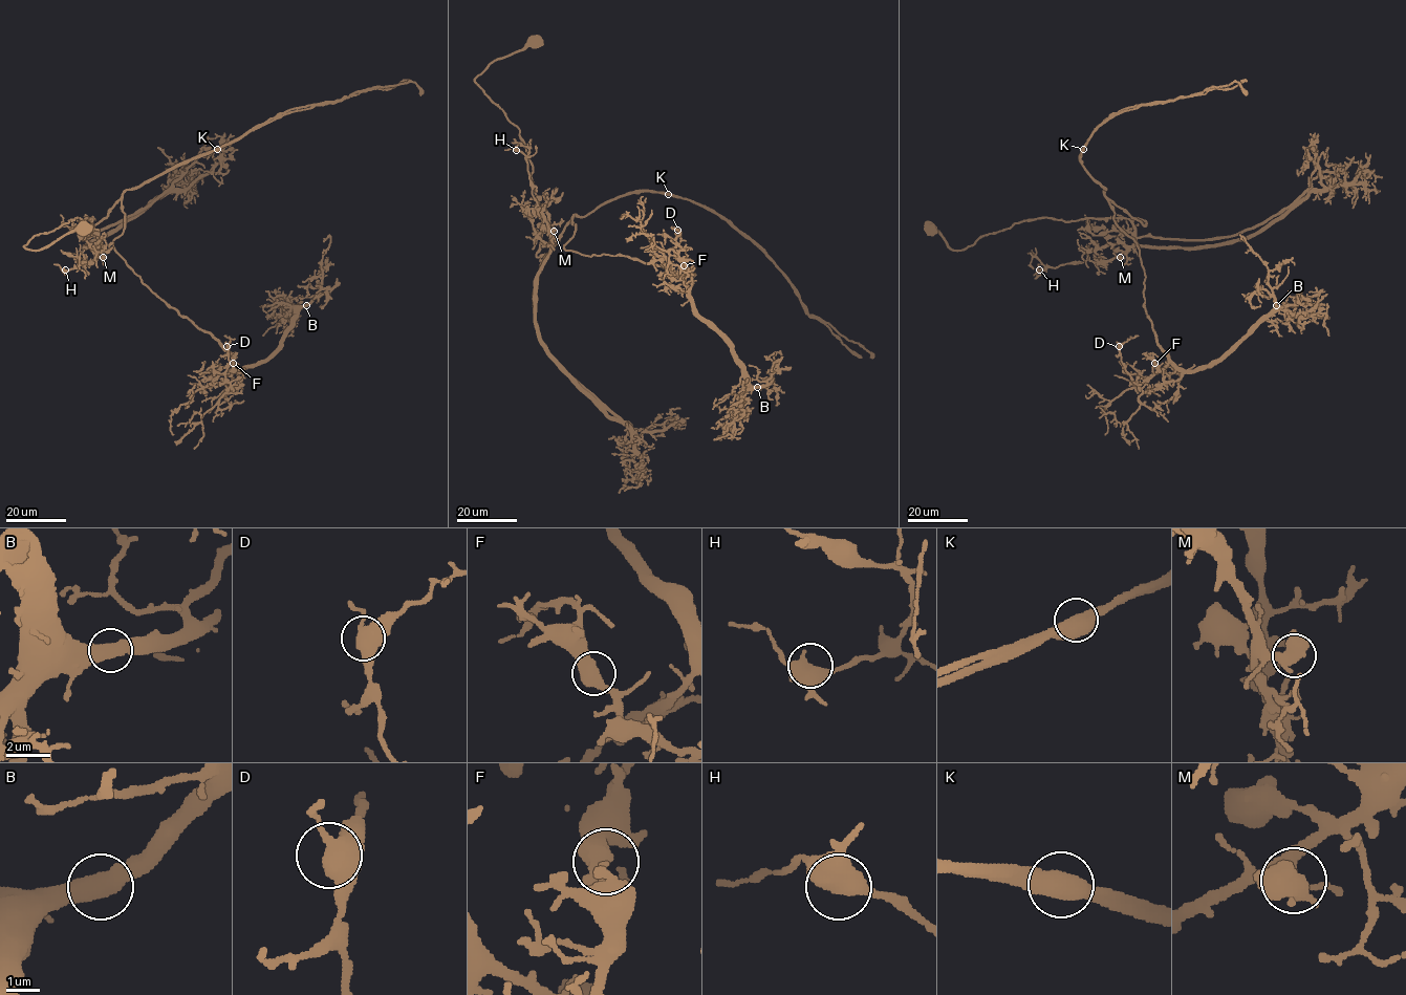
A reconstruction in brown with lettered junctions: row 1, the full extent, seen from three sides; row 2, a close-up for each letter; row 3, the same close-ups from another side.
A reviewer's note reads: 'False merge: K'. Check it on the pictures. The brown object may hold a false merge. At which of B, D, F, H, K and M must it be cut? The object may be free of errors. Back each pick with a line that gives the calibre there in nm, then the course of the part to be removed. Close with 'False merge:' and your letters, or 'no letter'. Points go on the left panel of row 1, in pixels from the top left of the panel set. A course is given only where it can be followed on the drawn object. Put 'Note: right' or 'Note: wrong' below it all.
K: calibre 600 nm; course (217, 149), (123, 193), (113, 246), (238, 370), (261, 364), (318, 293), (330, 237), (323, 241)
False merge: K
Note: right

